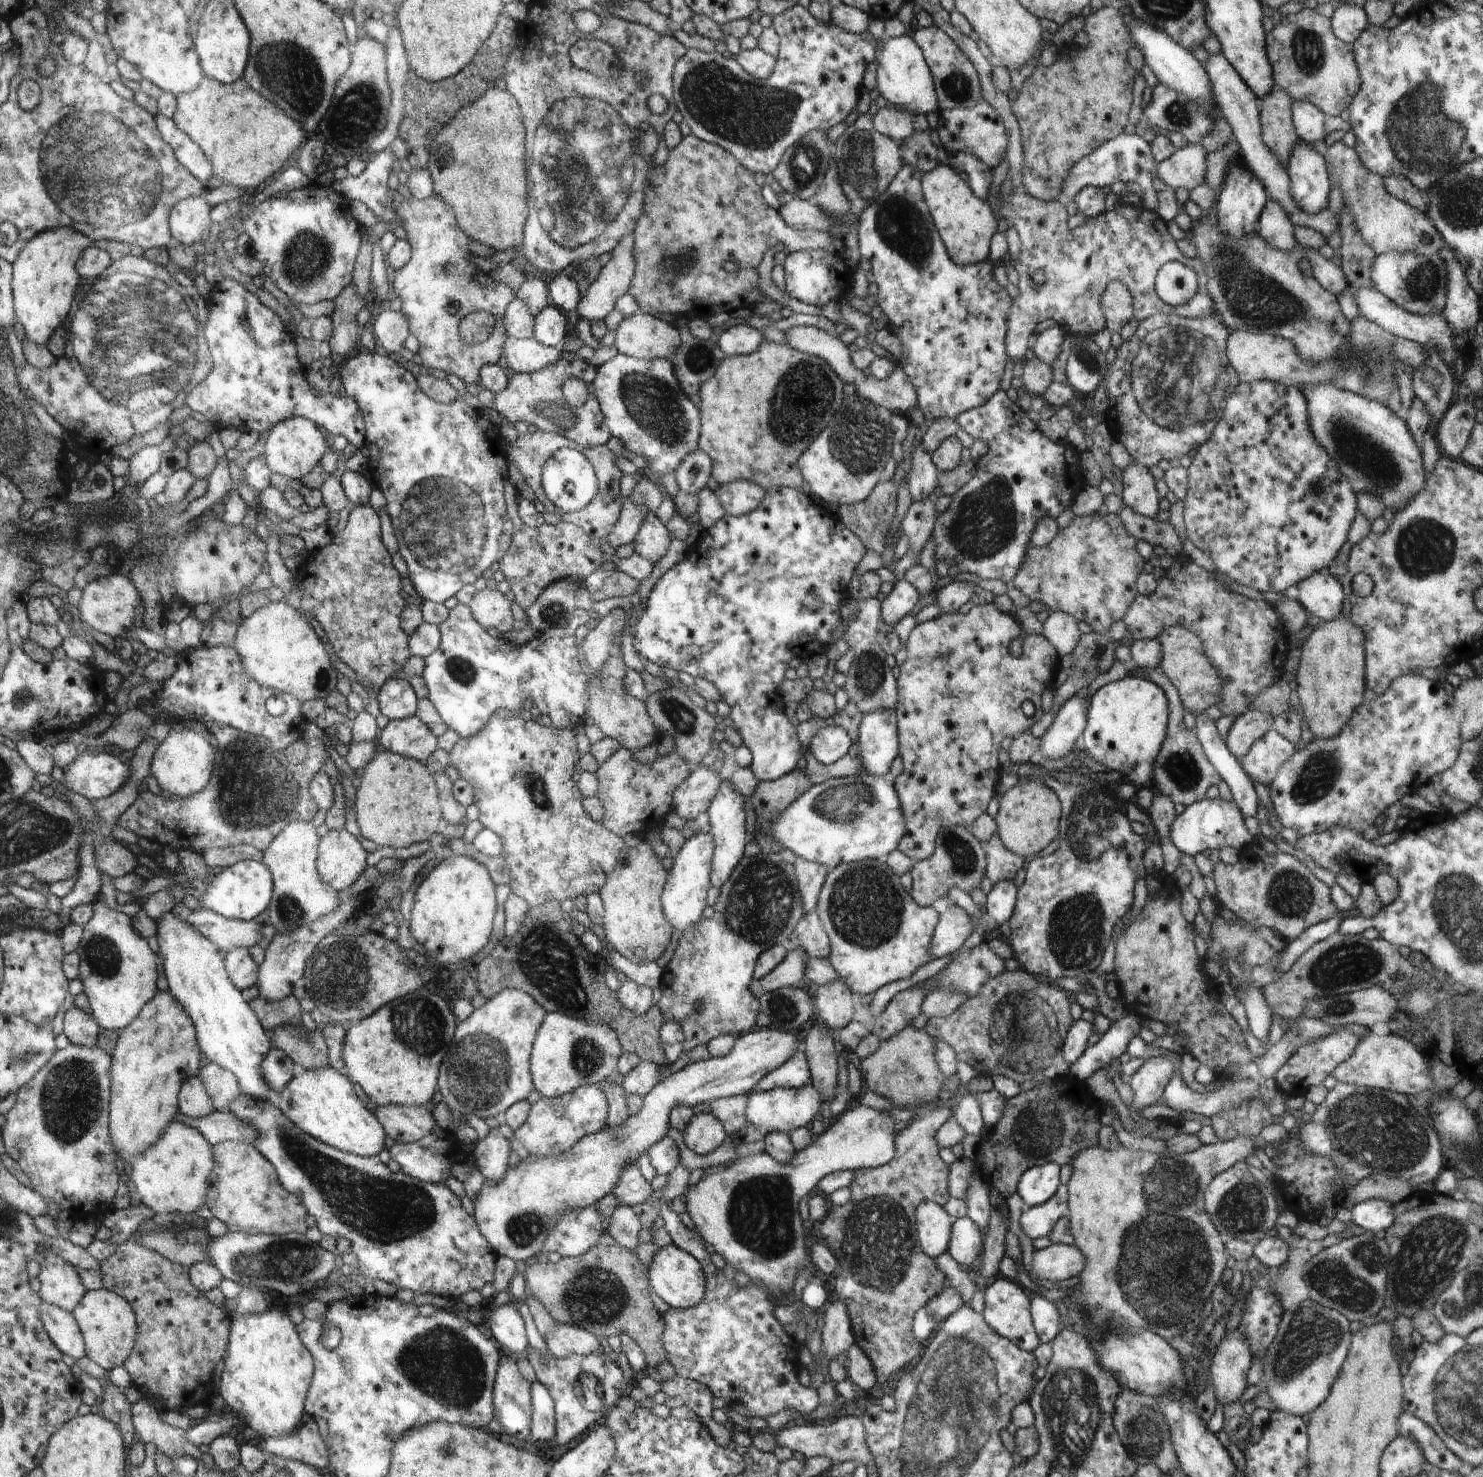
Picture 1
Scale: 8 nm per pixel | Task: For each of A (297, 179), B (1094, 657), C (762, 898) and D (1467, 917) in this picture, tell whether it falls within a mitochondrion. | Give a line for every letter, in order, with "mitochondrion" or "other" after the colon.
A: other
B: mitochondrion
C: mitochondrion
D: mitochondrion

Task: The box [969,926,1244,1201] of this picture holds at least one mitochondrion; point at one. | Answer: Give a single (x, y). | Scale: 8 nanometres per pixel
(1024, 1030)

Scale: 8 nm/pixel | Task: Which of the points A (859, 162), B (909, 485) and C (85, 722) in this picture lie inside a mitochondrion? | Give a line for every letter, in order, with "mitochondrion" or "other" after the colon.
A: mitochondrion
B: other
C: other

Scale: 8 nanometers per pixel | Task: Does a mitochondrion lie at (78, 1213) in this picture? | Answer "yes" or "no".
no

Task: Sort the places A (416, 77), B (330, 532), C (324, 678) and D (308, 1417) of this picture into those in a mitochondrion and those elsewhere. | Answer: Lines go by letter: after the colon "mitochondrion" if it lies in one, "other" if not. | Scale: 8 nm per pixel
A: other
B: other
C: mitochondrion
D: other

